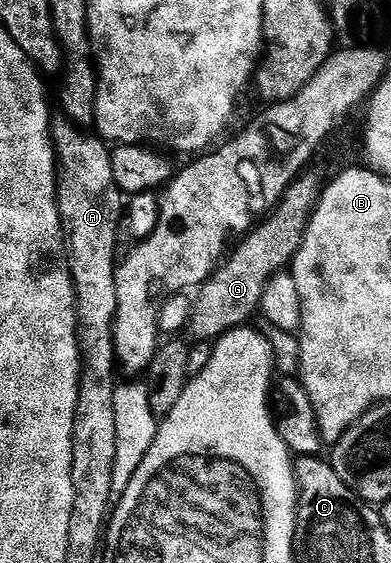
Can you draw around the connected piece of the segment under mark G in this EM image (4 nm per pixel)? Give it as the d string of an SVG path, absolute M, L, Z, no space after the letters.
M304 171L289 186L288 190L282 195L275 209L263 218L253 228L247 237L243 238L227 254L226 260L217 268L216 272L199 286L192 303L192 320L190 322L190 333L193 333L200 341L215 342L224 336L231 329L239 329L247 326L252 316L257 316L260 304L263 299L263 292L267 285L277 273L285 272L291 266L293 259L298 255L302 247L302 239L306 235L306 227L314 215L316 205L320 201L320 194L323 193L326 184L325 178L320 178L316 173Z

